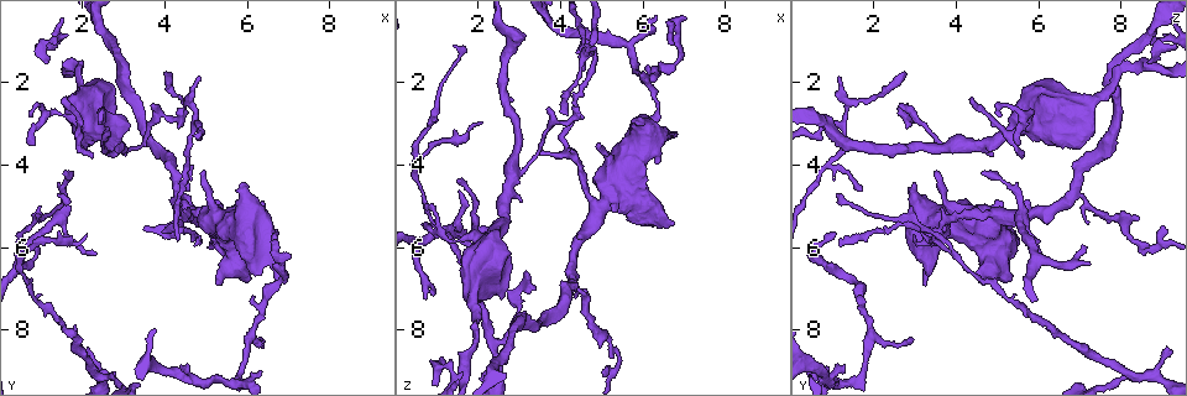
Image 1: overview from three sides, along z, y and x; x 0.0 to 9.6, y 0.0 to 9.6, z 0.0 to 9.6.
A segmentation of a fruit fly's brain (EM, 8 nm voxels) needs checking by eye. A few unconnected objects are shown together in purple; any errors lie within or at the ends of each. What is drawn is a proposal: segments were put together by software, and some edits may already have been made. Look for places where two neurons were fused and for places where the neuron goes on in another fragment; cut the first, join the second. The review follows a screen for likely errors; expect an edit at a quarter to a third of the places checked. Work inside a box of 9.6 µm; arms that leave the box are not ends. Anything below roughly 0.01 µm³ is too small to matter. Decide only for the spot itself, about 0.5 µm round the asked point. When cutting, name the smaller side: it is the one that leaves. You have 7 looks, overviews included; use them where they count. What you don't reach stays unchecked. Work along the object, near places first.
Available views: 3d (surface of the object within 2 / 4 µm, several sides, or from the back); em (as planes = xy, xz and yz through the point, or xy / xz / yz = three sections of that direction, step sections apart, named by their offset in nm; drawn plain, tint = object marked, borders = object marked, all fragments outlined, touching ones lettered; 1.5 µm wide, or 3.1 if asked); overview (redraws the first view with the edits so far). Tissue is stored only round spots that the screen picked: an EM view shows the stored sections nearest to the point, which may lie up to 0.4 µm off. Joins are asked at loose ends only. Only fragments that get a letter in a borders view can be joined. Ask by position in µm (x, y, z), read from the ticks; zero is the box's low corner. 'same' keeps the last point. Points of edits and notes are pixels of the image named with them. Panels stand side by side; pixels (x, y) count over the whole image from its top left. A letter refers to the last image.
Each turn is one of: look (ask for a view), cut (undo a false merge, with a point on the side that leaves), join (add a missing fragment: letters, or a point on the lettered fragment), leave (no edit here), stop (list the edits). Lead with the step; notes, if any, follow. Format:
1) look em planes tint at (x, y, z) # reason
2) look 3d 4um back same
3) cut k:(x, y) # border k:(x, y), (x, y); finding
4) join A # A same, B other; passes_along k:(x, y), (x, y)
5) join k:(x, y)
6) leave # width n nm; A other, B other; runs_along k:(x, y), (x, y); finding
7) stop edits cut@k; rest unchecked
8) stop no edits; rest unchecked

look em xy step 4 borders at (6.00, 6.80, 5.30) # an open end

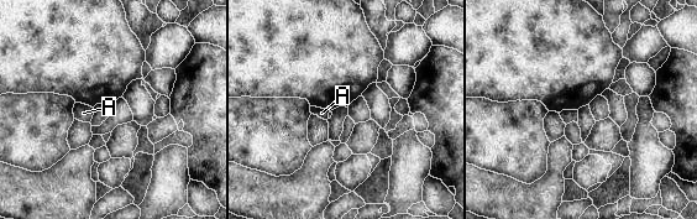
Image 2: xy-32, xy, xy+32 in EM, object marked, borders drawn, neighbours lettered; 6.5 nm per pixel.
look em planes borders same # cut it another way

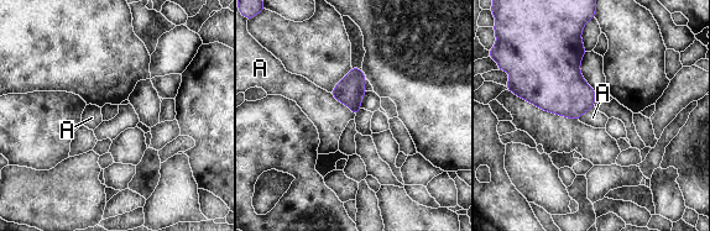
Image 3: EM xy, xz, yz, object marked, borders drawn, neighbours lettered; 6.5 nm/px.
leave # longest_contact A 220 nm; A other; border 3:(329, 93), (355, 115); no lettered fragment goes on from it

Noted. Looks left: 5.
look 3d 2um at (4.40, 5.40, 7.15) # thin end

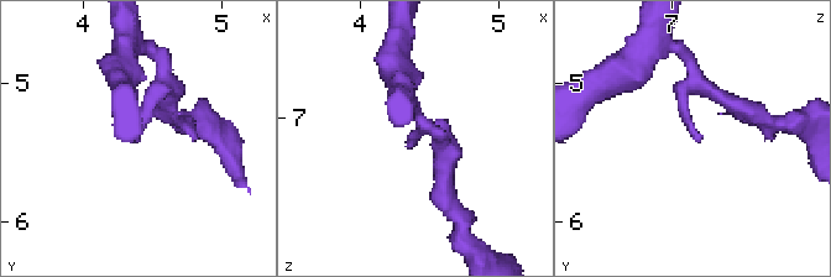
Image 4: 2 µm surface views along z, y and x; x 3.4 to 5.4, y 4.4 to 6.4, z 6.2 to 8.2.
look em xy step 8 plain at (4.32, 5.42, 7.20)

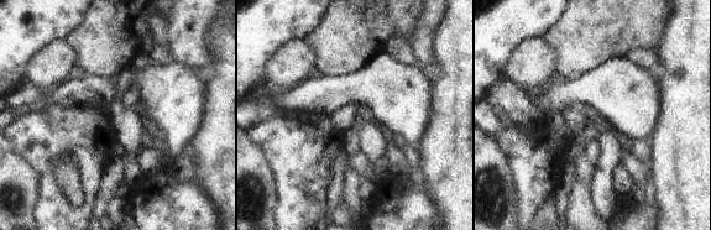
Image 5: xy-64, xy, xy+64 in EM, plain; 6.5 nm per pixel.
look em xy step 8 borders same

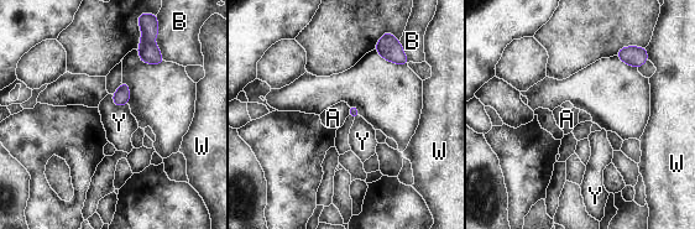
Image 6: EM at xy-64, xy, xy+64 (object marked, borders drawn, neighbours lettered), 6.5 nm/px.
leave # A other, B other, W other, Y other; none of them fits

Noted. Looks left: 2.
look 3d 2um at (6.70, 5.60, 1.05)

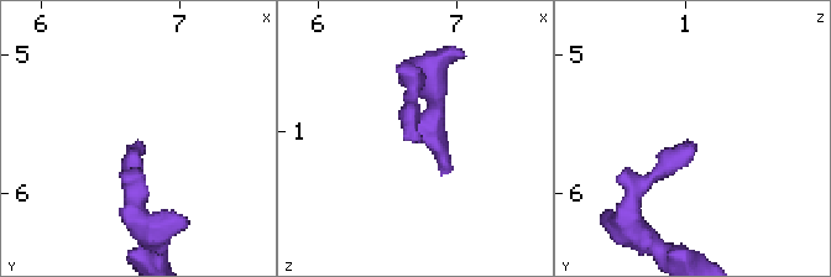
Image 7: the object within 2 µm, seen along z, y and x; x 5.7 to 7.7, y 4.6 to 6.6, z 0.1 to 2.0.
look em xz step 8 borders at (6.74, 5.64, 1.04)

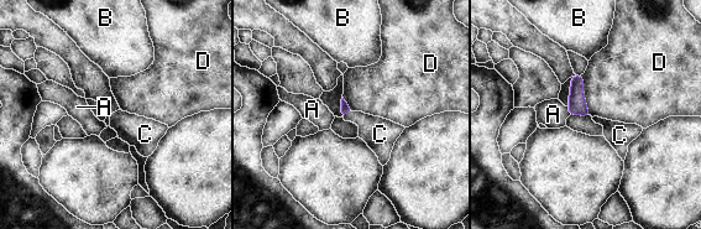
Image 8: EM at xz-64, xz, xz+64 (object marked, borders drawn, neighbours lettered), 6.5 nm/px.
join C # A other, B other, C same, D other; passes_along 8:(345, 109), (346, 114), (378, 134); the neuron continues

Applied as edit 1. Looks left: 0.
stop edits join@8; rest unchecked

